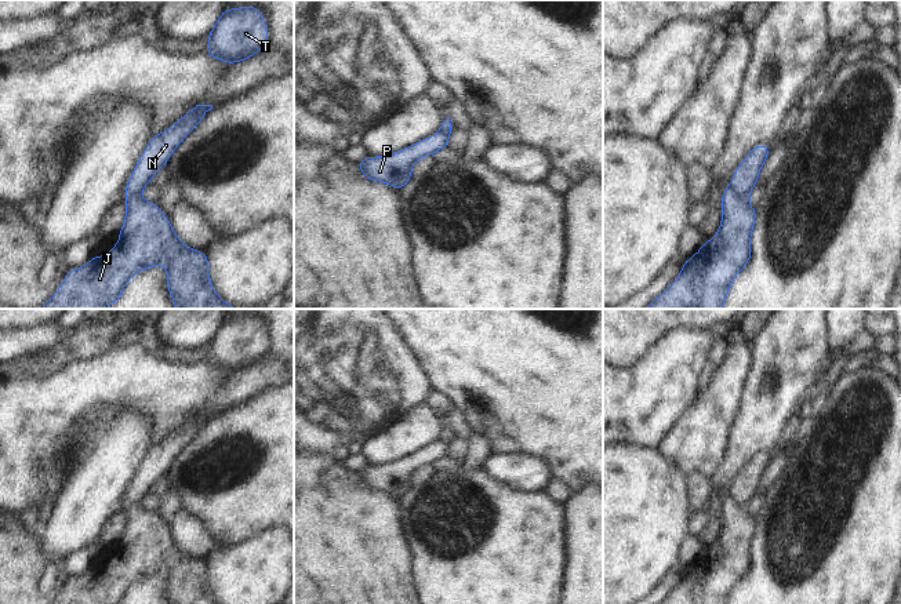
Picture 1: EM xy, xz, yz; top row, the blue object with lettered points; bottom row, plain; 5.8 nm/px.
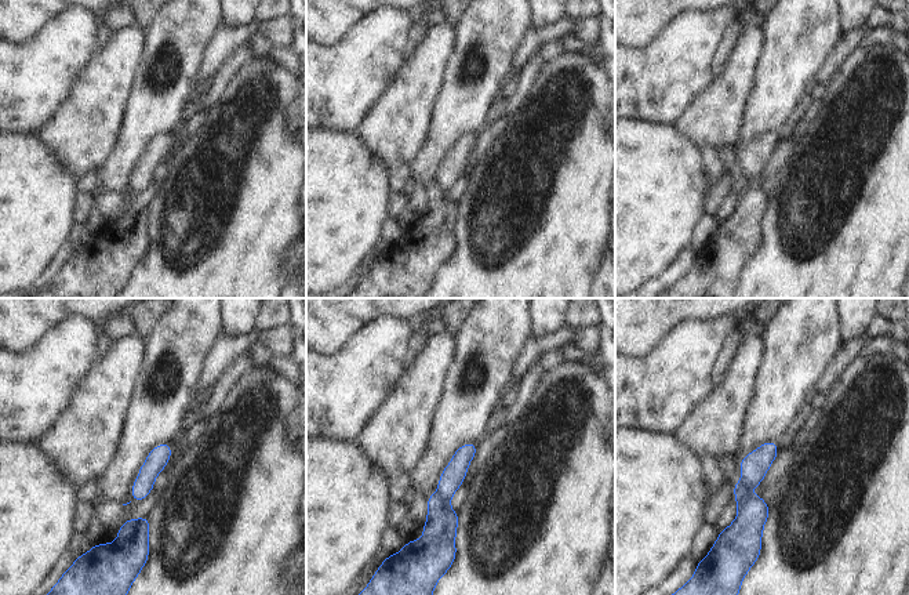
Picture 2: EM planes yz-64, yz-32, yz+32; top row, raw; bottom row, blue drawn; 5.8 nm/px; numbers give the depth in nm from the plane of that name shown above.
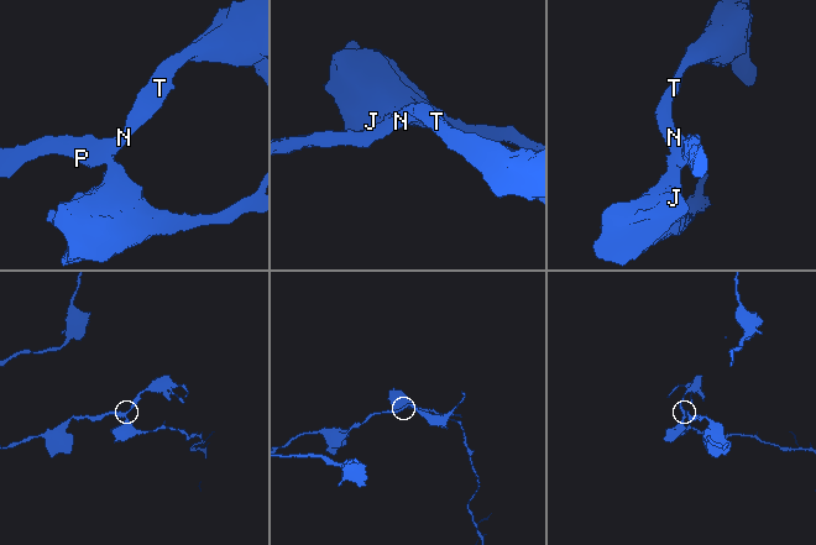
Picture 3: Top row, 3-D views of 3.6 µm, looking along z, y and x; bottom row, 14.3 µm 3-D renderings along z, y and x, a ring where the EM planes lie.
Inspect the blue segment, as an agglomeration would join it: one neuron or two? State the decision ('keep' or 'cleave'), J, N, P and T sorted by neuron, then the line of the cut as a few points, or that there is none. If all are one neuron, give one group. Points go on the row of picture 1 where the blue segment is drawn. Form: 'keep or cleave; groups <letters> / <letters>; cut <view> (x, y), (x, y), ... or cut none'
cleave; groups J / N P T; cut yz (730, 185), (747, 199)

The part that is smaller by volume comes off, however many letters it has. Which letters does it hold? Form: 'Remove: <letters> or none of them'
Remove: J

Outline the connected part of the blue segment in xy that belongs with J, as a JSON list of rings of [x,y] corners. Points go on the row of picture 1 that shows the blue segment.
[[[141,193],[126,199],[126,221],[117,244],[105,255],[95,255],[80,269],[70,269],[58,292],[40,309],[106,309],[119,301],[126,283],[139,270],[156,265],[167,266],[167,288],[177,309],[237,309],[224,302],[211,285],[208,258],[182,244],[168,218],[156,203],[148,203]]]

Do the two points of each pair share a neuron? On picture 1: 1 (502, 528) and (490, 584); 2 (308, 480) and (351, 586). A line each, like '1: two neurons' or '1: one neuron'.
1: one neuron
2: one neuron

